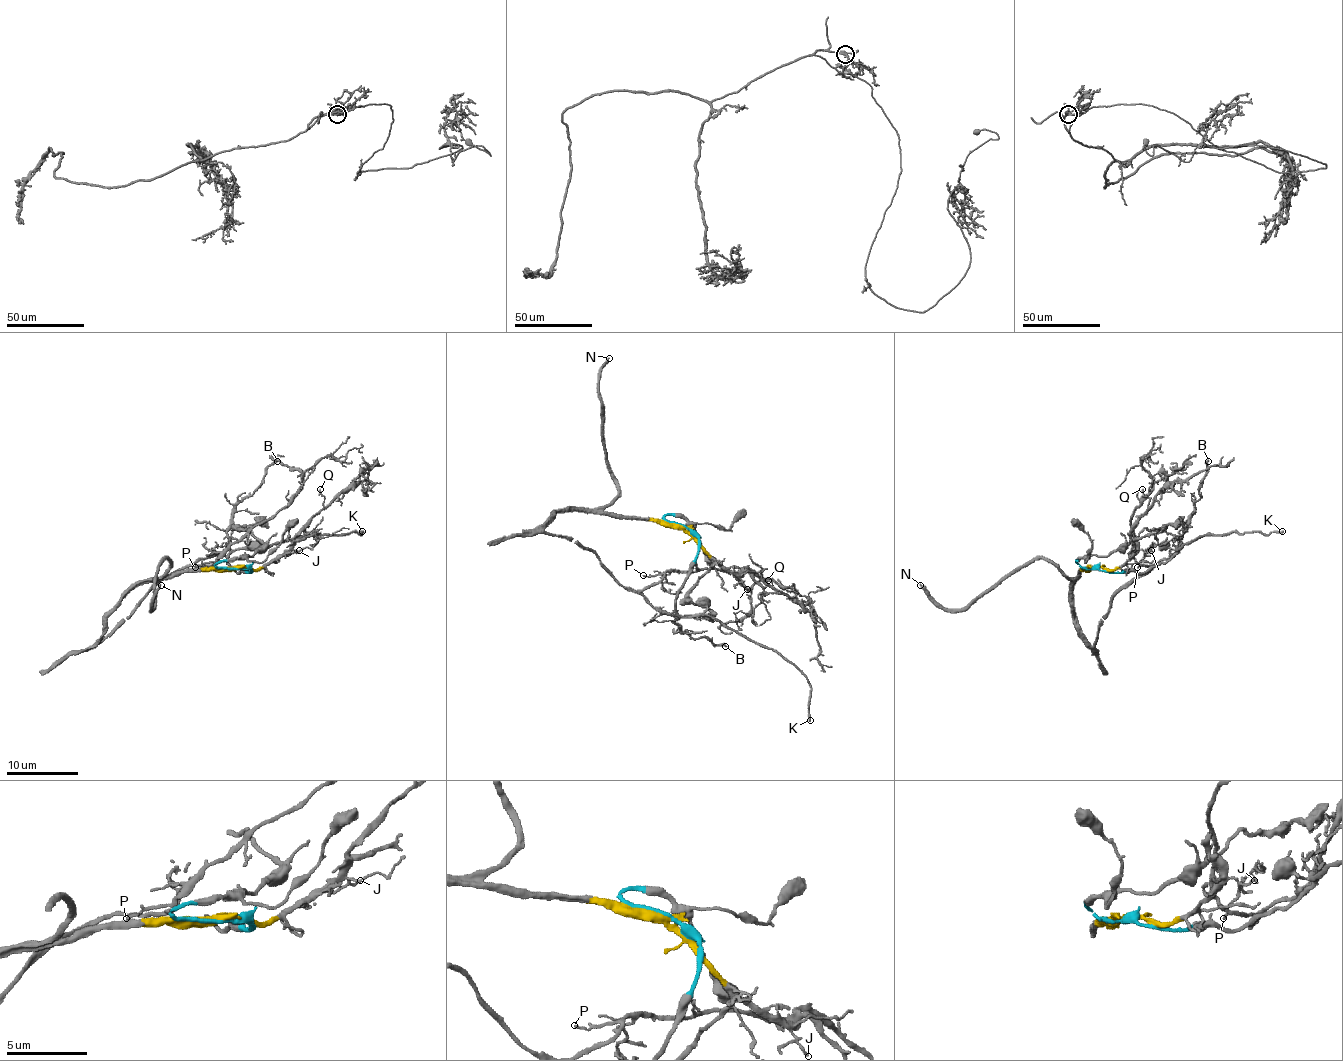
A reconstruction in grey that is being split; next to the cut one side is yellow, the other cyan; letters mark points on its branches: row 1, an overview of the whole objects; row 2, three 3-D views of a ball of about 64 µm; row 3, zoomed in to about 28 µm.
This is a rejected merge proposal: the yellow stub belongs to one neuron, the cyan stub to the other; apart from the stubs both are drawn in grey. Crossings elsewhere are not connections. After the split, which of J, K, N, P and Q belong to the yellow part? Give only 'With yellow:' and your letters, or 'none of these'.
With yellow: J, N, P, Q

